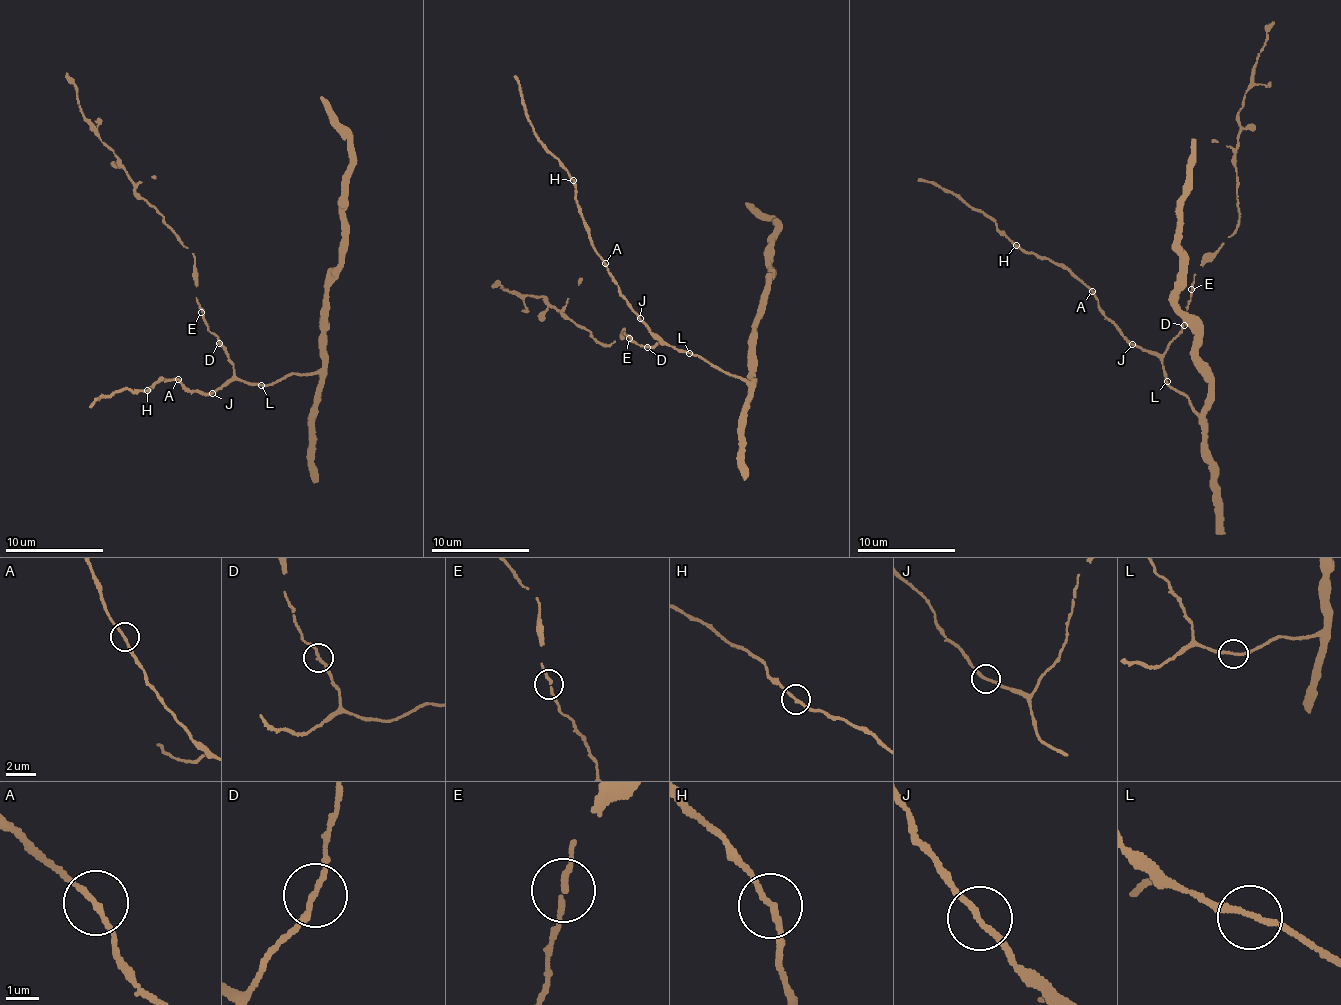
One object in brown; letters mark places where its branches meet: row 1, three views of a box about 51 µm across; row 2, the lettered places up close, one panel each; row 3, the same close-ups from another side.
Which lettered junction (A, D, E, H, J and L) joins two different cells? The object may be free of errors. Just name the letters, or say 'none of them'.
none of them

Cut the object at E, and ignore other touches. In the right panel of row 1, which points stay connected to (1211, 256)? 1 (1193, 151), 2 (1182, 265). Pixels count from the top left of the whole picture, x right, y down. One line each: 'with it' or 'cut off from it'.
1: cut off from it
2: cut off from it

